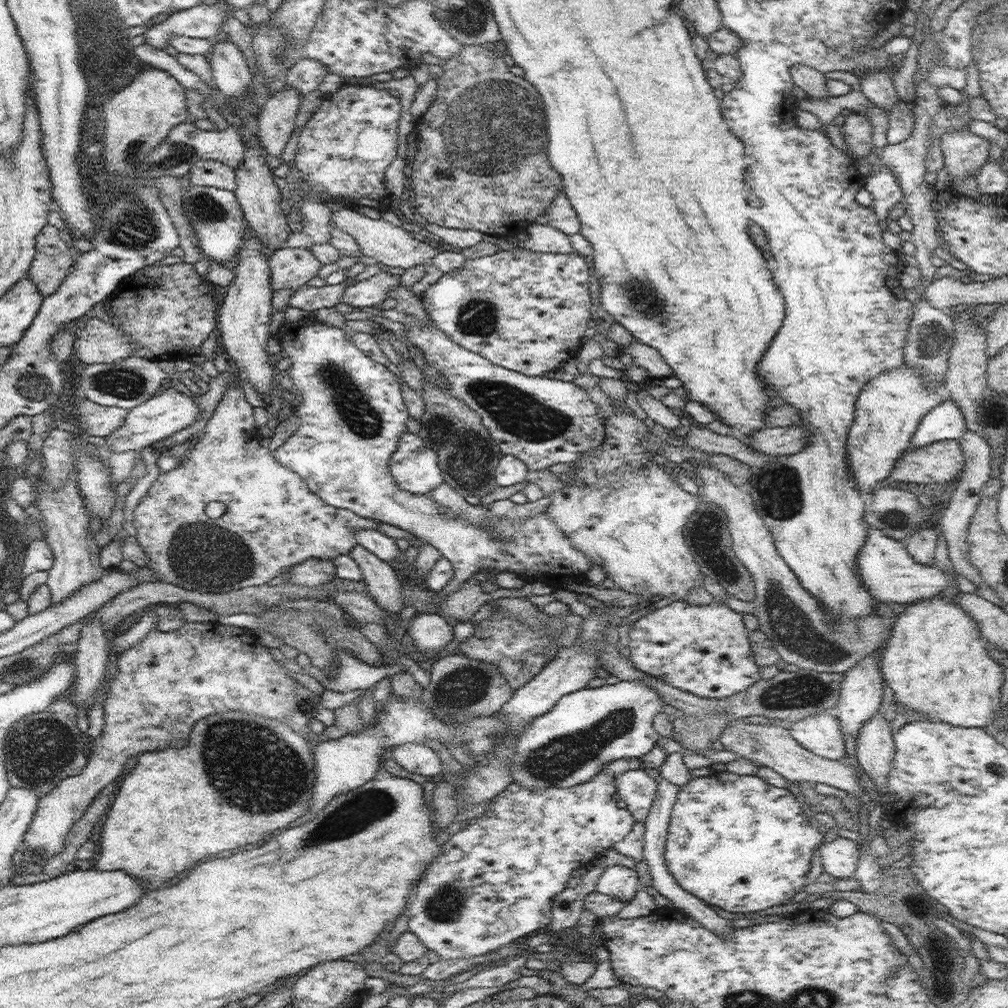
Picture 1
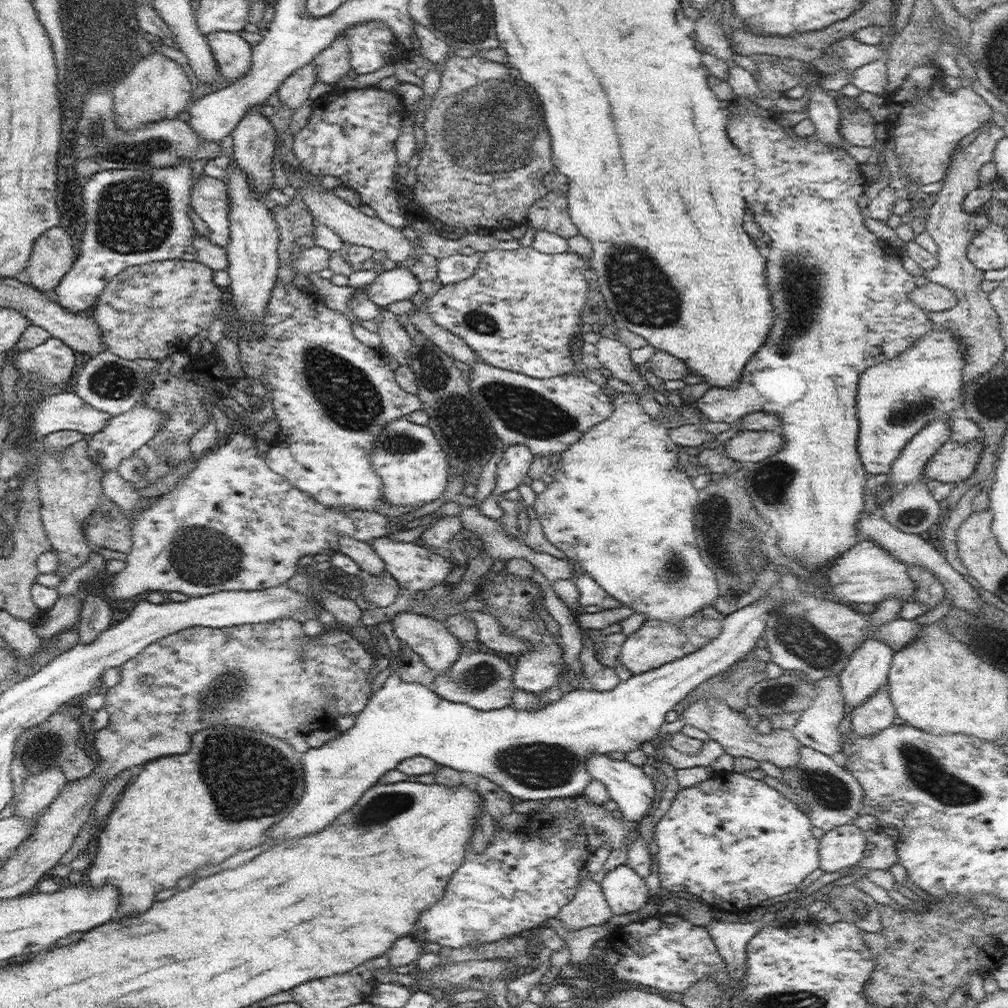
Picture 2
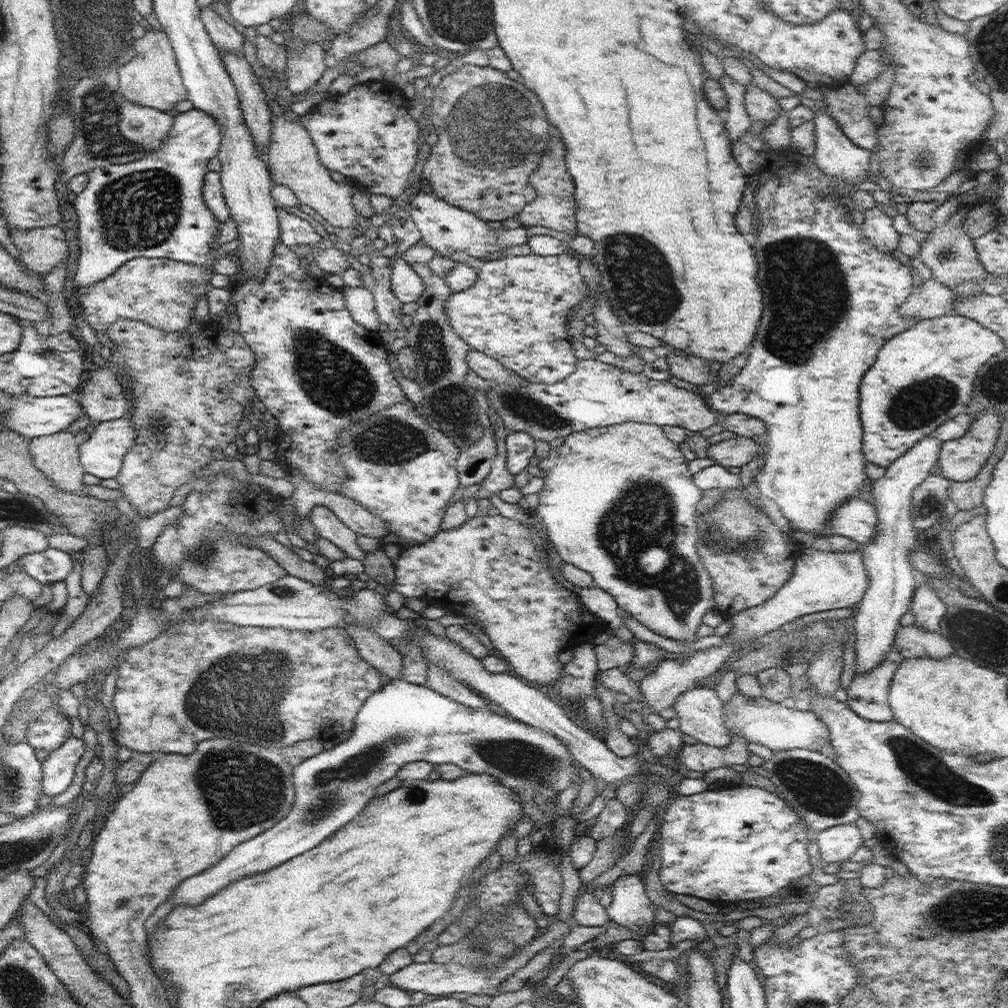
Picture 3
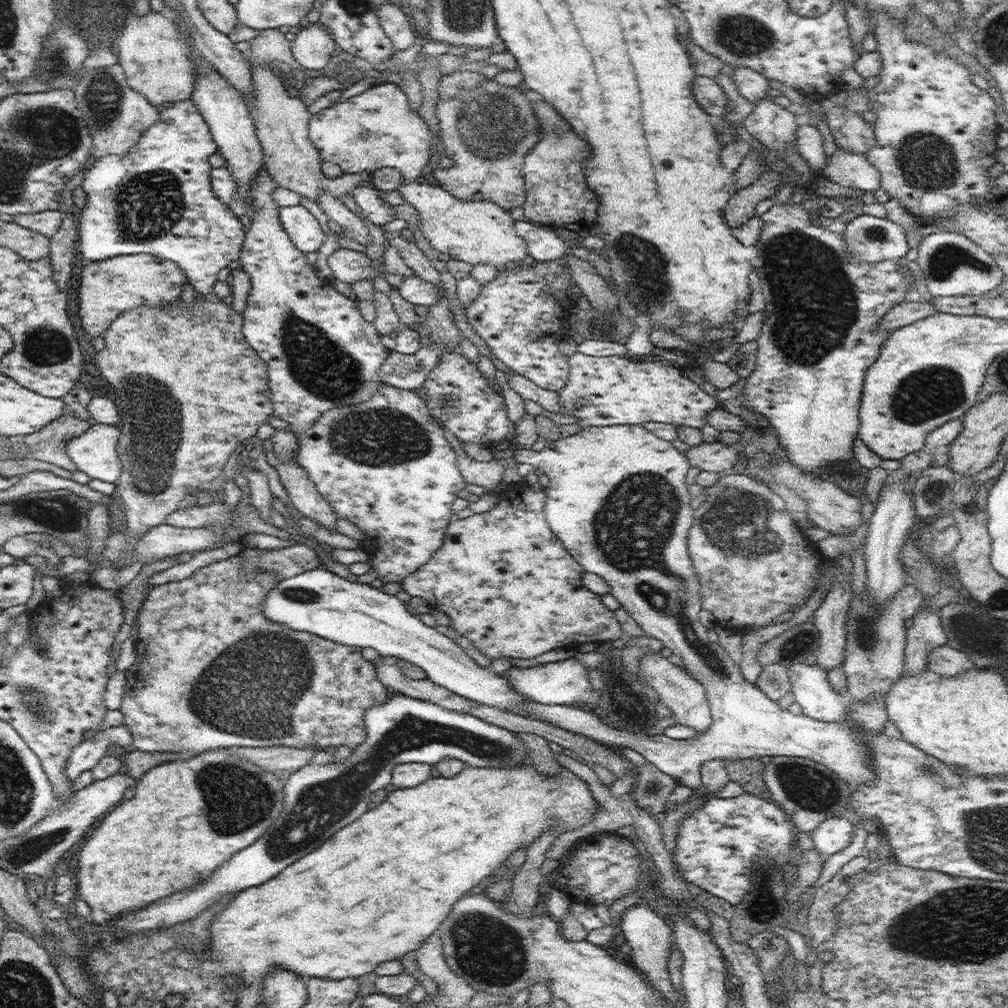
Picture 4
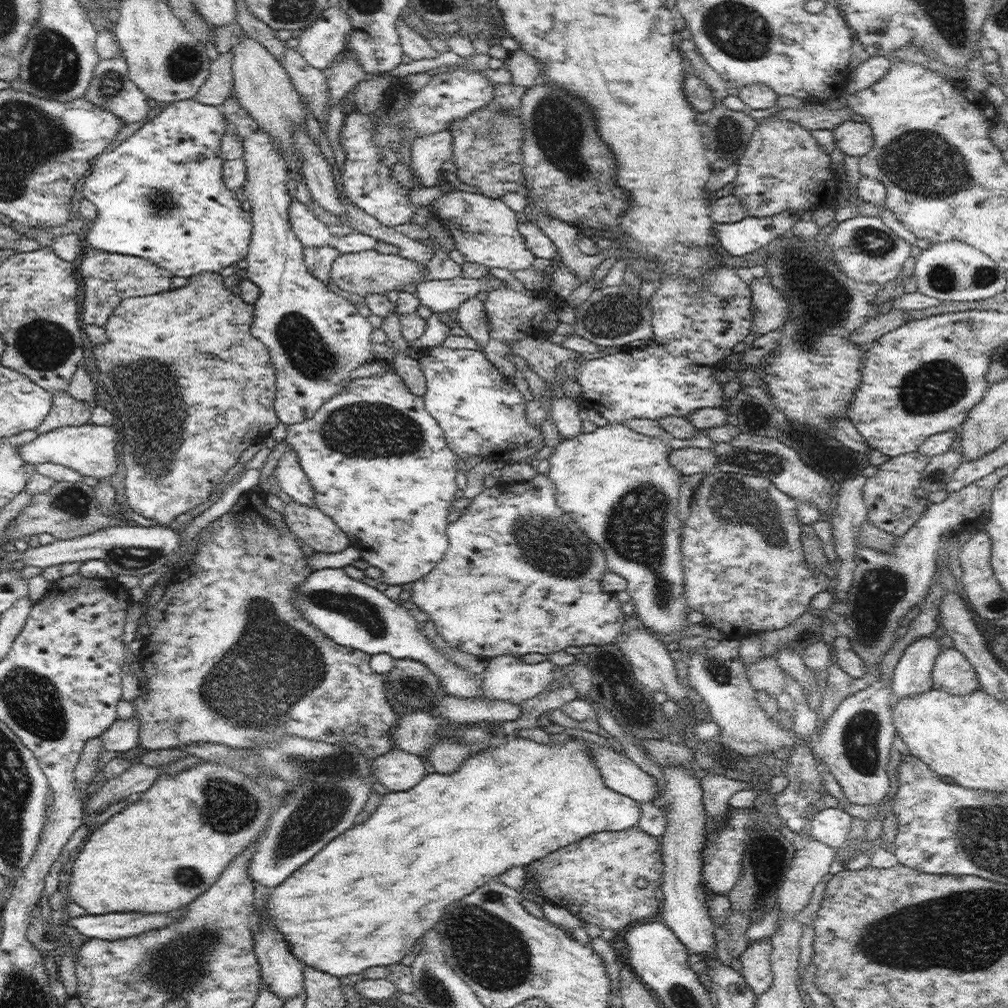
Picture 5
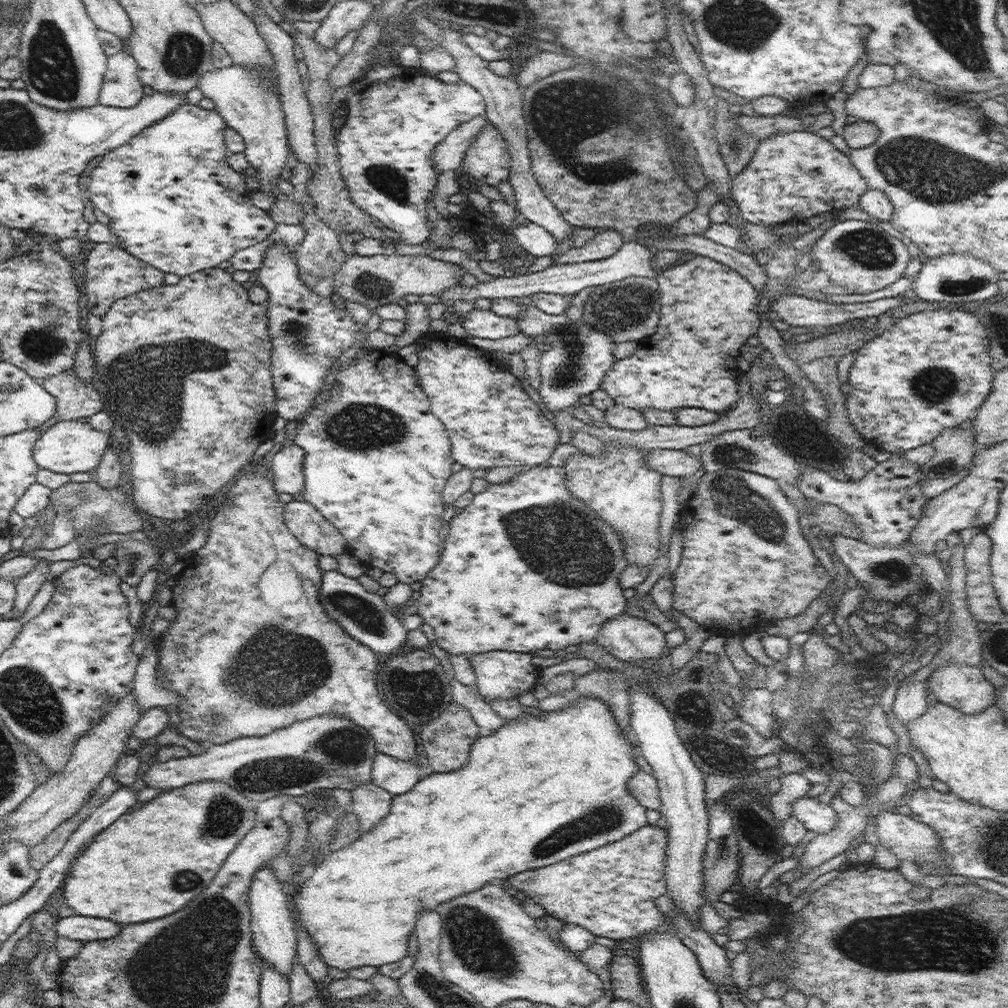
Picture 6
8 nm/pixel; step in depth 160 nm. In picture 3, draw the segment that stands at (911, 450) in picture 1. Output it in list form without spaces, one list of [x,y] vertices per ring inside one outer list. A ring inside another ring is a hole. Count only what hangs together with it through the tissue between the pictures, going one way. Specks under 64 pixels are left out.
[[[986,409],[978,420],[973,420],[970,430],[962,438],[943,442],[937,462],[941,468],[941,475],[956,482],[972,480],[975,476],[978,476],[997,443],[1001,432],[1000,421],[1002,421],[1002,418],[1000,418],[998,411]]]

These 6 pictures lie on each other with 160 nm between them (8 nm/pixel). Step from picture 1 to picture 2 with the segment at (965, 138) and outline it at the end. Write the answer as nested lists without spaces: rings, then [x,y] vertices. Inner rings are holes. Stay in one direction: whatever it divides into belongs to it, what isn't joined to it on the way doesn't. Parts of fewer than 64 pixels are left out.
[[[992,122],[992,127],[984,129],[981,134],[972,141],[972,144],[962,149],[956,149],[955,152],[952,152],[951,162],[948,167],[945,176],[945,183],[942,185],[942,188],[937,194],[929,199],[928,206],[928,216],[926,221],[925,230],[932,236],[938,245],[938,264],[934,269],[925,272],[924,275],[929,279],[930,282],[935,282],[941,285],[946,286],[950,290],[954,291],[954,294],[957,296],[958,302],[956,306],[949,308],[948,310],[942,312],[930,312],[927,311],[930,320],[933,320],[935,326],[942,326],[945,329],[952,331],[962,342],[963,342],[963,351],[965,352],[962,355],[964,361],[966,361],[966,367],[964,367],[964,372],[962,372],[962,396],[964,397],[964,388],[968,386],[974,379],[978,378],[980,374],[986,374],[988,370],[992,370],[998,361],[1002,360],[1002,356],[1005,353],[1005,347],[1007,346],[1007,340],[1001,335],[1001,328],[999,327],[999,316],[994,310],[992,303],[989,299],[989,293],[982,290],[982,282],[984,282],[983,270],[980,270],[972,261],[967,257],[967,246],[970,244],[970,241],[977,235],[977,230],[968,230],[968,224],[973,223],[973,215],[964,212],[963,209],[963,200],[966,198],[966,195],[973,190],[978,189],[979,185],[979,172],[982,166],[986,162],[993,160],[993,154],[997,144],[1006,136],[1004,130]]]

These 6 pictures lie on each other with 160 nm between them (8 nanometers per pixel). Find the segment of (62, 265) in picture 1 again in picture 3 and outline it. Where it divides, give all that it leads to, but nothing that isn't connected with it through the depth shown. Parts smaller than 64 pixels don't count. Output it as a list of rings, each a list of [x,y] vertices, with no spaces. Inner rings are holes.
[[[50,225],[30,230],[10,229],[9,236],[20,250],[26,268],[44,277],[69,256],[64,232],[59,225]]]

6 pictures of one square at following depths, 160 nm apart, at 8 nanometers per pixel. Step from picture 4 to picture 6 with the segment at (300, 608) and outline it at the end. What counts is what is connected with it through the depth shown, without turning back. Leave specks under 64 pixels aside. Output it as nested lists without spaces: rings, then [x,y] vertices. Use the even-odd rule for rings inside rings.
[[[336,570],[323,571],[319,601],[326,614],[346,631],[346,636],[352,636],[354,640],[371,648],[375,653],[392,656],[394,650],[398,650],[408,641],[408,630],[400,622],[400,614],[391,611],[383,597],[366,591],[357,578],[345,576]]]

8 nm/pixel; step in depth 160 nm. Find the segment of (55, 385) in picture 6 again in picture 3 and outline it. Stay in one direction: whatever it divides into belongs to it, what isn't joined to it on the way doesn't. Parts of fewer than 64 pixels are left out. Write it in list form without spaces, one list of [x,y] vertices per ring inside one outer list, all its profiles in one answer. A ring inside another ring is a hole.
[[[66,429],[54,435],[29,440],[29,453],[34,464],[59,489],[76,496],[88,496],[82,491],[82,476],[86,473],[79,461],[79,448],[88,440],[90,429],[70,434]]]

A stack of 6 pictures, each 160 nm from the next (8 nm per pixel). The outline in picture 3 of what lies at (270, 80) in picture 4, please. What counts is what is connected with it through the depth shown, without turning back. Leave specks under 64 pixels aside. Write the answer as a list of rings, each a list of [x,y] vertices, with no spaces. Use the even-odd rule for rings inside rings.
[[[283,109],[279,115],[272,116],[272,132],[270,142],[265,152],[266,164],[273,176],[275,184],[283,184],[292,189],[296,198],[306,206],[313,208],[326,222],[340,228],[361,229],[364,234],[375,237],[377,219],[364,218],[354,205],[352,205],[352,194],[359,190],[352,181],[340,183],[330,177],[330,171],[322,166],[318,160],[318,151],[314,141],[301,121],[292,122],[285,115],[287,110]]]

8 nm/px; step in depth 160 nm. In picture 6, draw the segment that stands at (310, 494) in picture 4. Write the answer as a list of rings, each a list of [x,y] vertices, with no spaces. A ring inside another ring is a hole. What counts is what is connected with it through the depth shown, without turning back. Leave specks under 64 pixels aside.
[[[295,443],[278,450],[271,461],[276,492],[289,495],[304,494],[305,474],[303,460],[305,450]]]

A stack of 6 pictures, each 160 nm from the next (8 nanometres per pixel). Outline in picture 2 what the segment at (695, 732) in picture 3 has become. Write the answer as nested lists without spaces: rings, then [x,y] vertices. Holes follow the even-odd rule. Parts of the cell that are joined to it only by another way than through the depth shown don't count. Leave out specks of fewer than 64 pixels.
[[[710,697],[694,700],[681,712],[685,724],[704,730],[710,739],[719,742],[726,753],[733,757],[746,756],[754,760],[765,760],[783,768],[799,765],[799,748],[802,744],[793,736],[791,729],[773,729],[766,735],[758,733],[747,723],[743,711],[731,709],[721,698]]]

